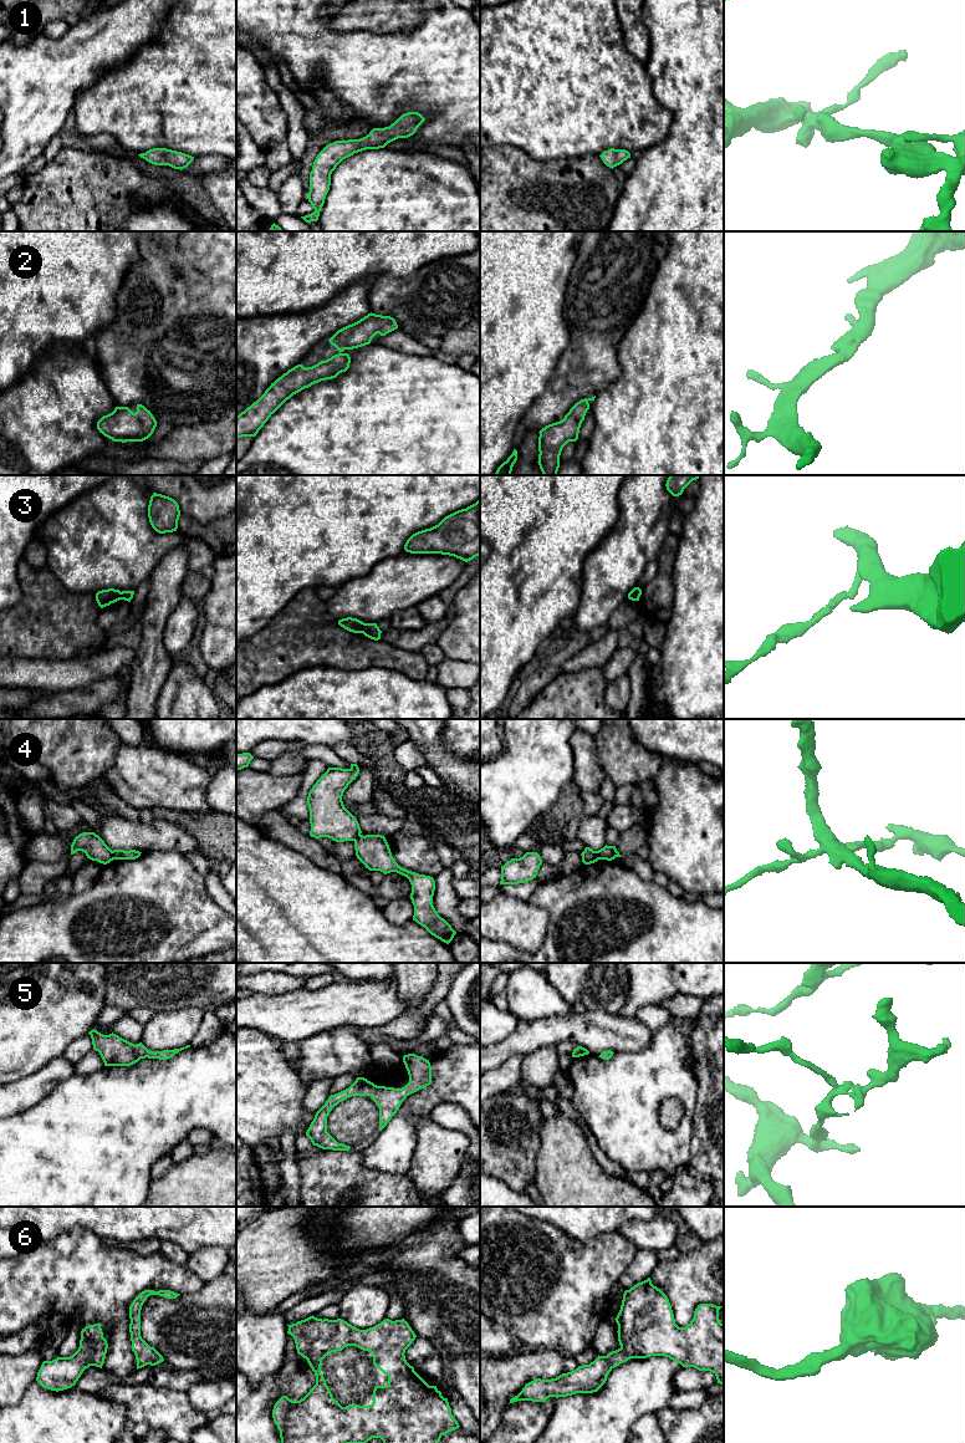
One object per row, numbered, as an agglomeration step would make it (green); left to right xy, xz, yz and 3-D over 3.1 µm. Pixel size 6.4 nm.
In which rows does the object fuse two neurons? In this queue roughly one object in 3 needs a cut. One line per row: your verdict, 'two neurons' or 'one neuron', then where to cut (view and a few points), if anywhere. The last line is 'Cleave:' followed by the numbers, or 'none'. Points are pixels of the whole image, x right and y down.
1: one neuron | no cut
2: one neuron | no cut
3: two neurons | xz (364, 623), (361, 632)
4: two neurons | xy (111, 851), (115, 858)
5: two neurons | xz (403, 1087), (408, 1095)
6: one neuron | no cut
Cleave: 3, 4, 5

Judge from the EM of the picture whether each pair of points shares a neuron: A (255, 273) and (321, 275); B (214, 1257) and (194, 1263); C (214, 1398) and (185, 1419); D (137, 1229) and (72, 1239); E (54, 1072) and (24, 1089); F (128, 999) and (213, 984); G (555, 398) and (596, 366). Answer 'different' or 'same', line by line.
A: same
B: same
C: different
D: different
E: same
F: same
G: same

